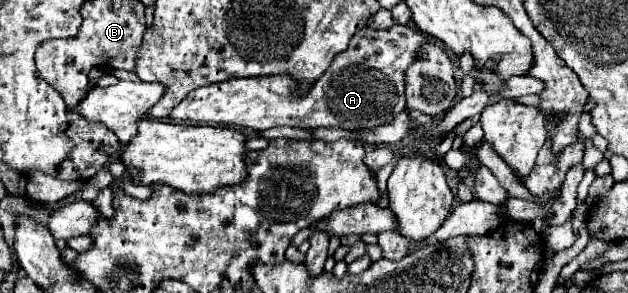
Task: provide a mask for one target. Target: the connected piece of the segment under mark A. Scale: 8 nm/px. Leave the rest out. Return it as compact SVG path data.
M400 24L378 32L362 28L354 34L350 46L334 56L330 68L304 96L298 94L296 82L286 76L234 78L192 90L172 110L170 118L178 122L210 122L216 126L242 126L252 130L268 130L274 126L304 130L318 126L340 126L348 130L382 126L390 122L394 114L406 110L406 68L414 62L416 52L426 40L428 38L420 30Z

